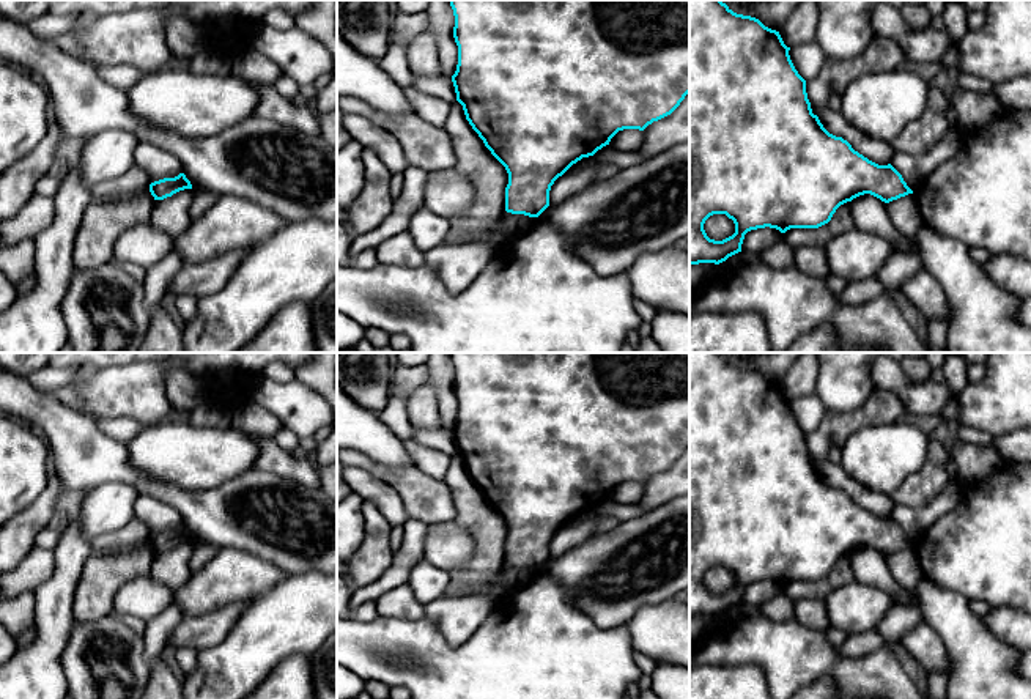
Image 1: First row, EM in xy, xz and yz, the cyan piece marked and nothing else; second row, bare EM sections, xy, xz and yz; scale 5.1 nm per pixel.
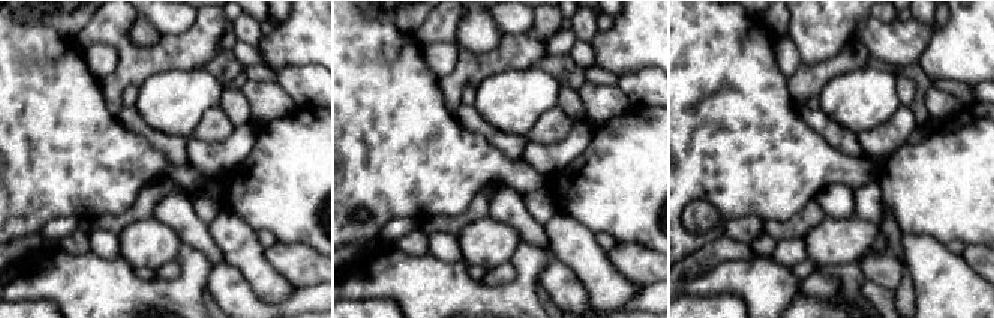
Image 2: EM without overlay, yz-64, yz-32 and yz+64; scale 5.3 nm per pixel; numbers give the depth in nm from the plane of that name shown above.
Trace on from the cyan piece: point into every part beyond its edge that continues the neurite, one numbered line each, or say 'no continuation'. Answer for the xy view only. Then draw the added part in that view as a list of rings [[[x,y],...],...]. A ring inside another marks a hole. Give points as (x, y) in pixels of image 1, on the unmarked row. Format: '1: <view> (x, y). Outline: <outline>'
no continuation

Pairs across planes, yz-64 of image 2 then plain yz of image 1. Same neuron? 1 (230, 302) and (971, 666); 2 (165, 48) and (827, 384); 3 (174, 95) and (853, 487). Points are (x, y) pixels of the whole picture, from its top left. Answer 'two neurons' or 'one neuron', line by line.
1: two neurons
2: two neurons
3: two neurons

